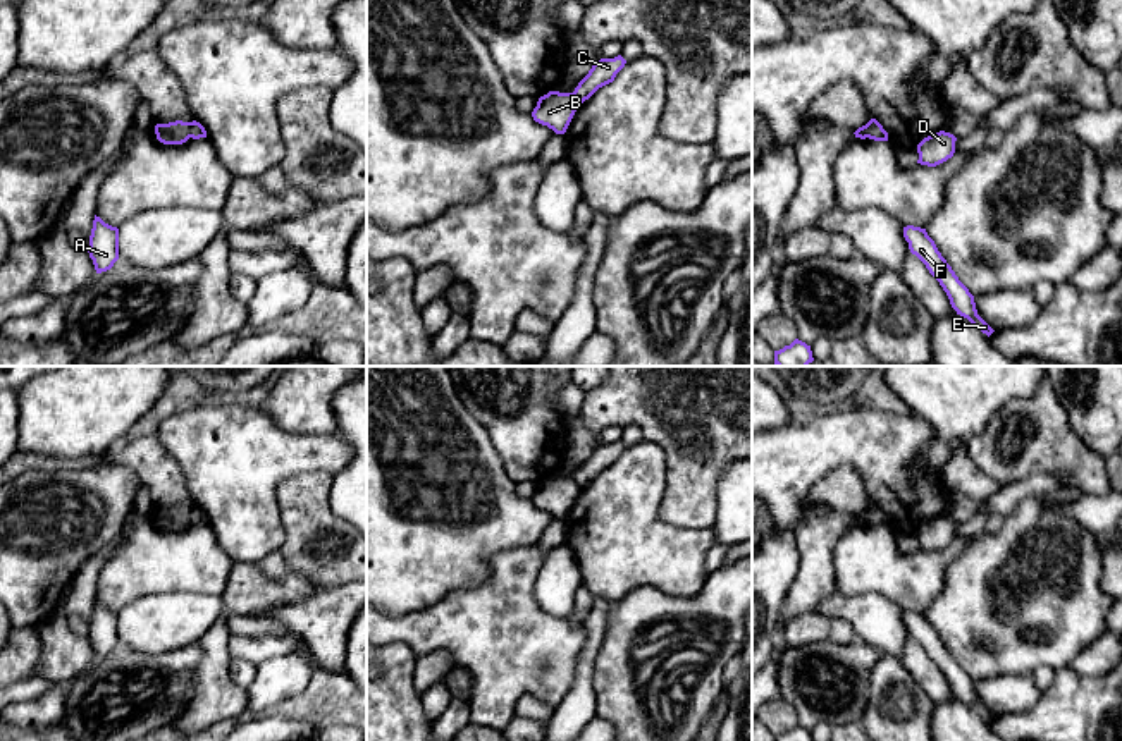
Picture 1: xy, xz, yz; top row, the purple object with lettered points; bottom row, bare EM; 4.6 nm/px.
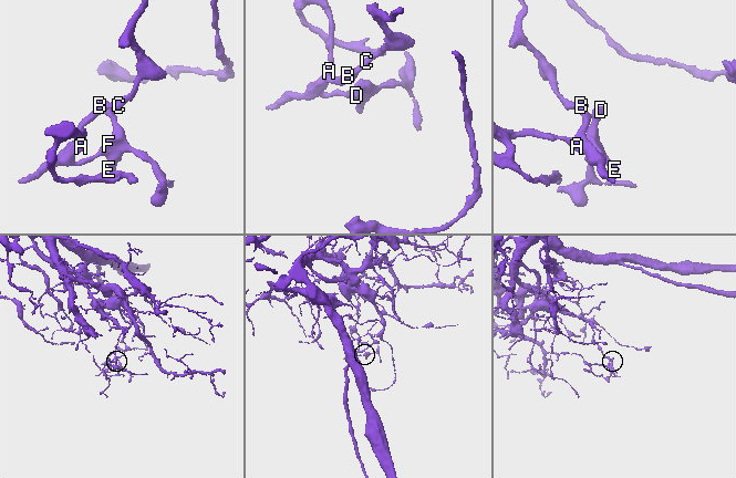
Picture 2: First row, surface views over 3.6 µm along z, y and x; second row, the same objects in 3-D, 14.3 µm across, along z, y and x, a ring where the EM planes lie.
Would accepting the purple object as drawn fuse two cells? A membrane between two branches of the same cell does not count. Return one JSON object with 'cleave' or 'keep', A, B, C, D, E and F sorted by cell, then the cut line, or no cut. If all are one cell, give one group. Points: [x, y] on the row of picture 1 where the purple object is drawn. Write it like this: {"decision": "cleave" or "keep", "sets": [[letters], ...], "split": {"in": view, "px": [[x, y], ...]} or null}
{"decision": "cleave", "sets": [["A", "B", "D", "E", "F"], ["C"]], "split": {"in": "xy", "px": [[190, 122], [191, 136]]}}

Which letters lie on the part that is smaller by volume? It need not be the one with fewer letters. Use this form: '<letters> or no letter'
A, B, D, E, F

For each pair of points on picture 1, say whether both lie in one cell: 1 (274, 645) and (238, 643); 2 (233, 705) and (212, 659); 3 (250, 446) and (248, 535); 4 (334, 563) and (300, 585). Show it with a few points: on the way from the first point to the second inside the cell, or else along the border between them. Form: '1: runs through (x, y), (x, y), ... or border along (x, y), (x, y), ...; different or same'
1: runs through (265, 645), (246, 645); same
2: runs through (221, 693), (212, 685), (212, 671); same
3: runs through (248, 468), (248, 513); same
4: border along (279, 552), (289, 566), (303, 573), (319, 588); different

